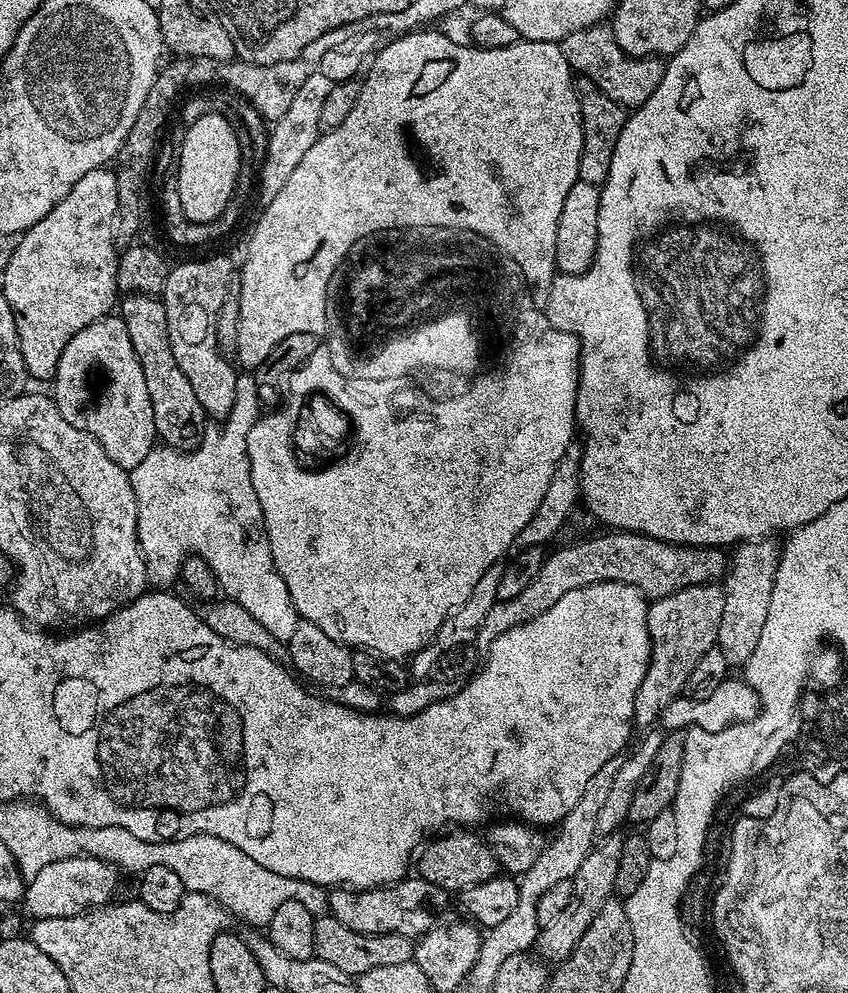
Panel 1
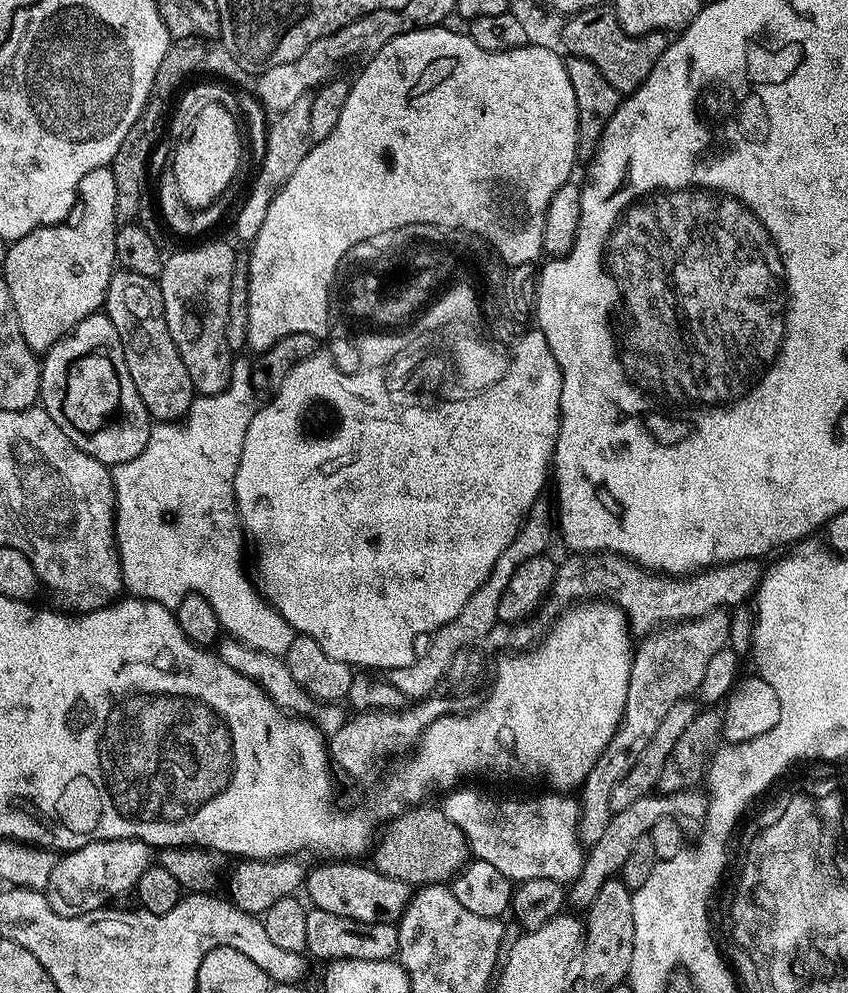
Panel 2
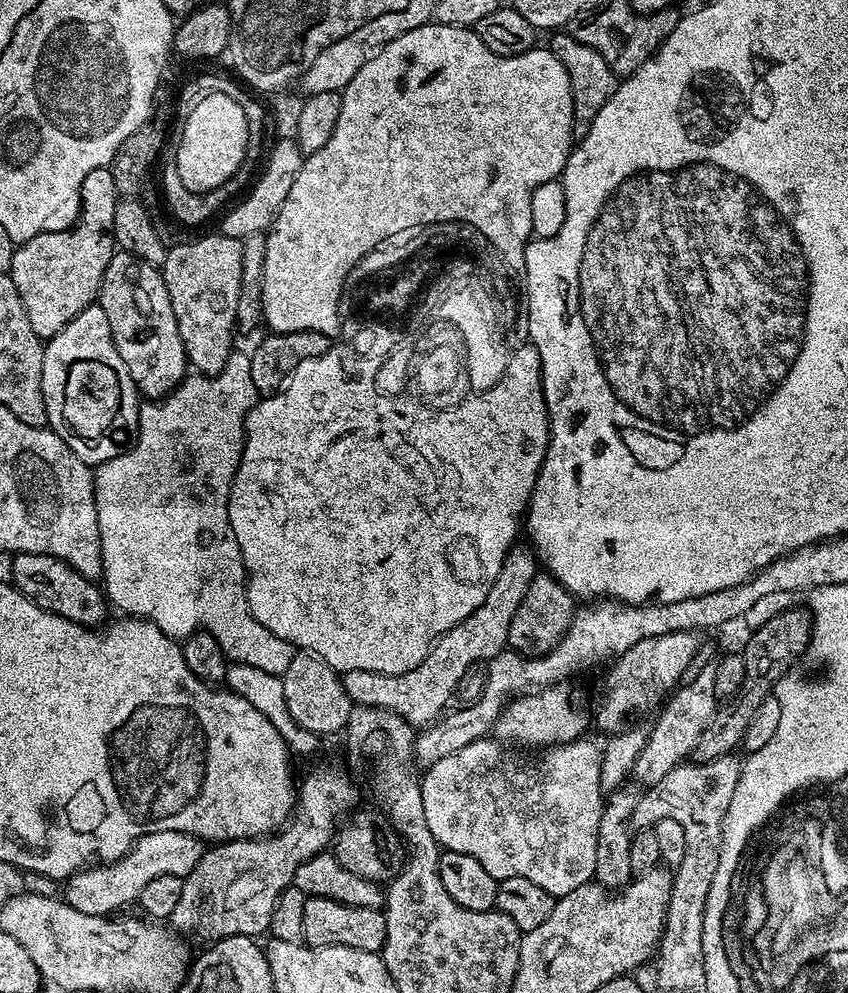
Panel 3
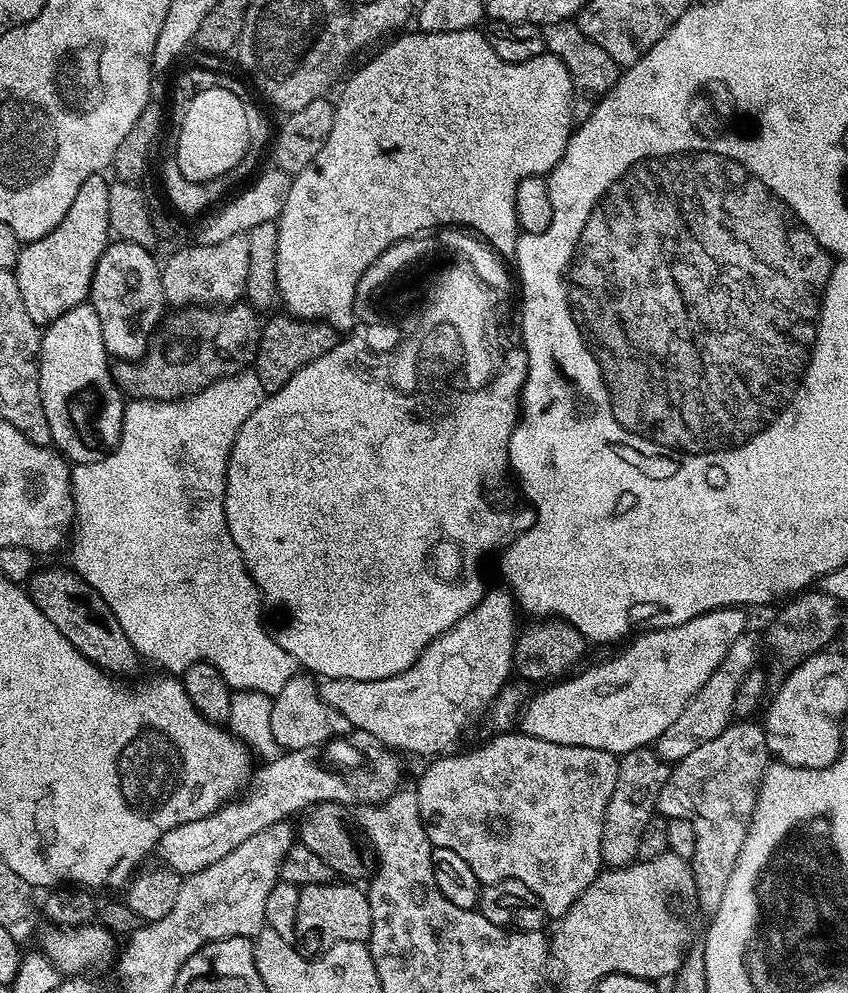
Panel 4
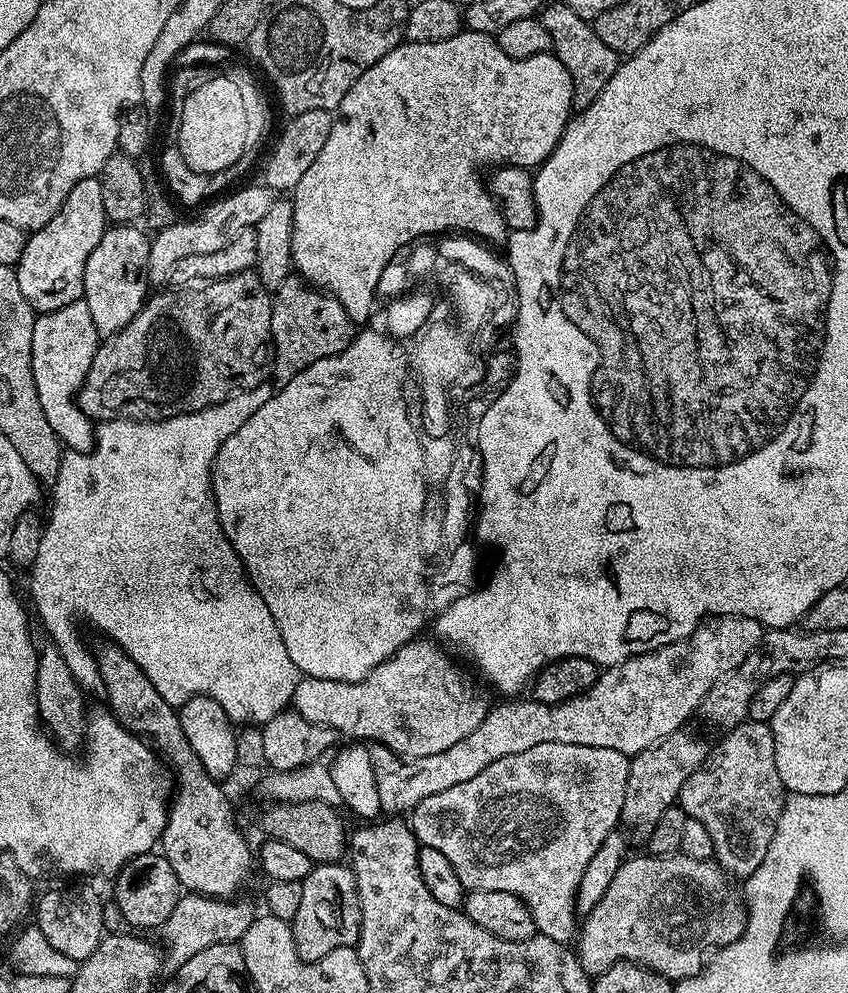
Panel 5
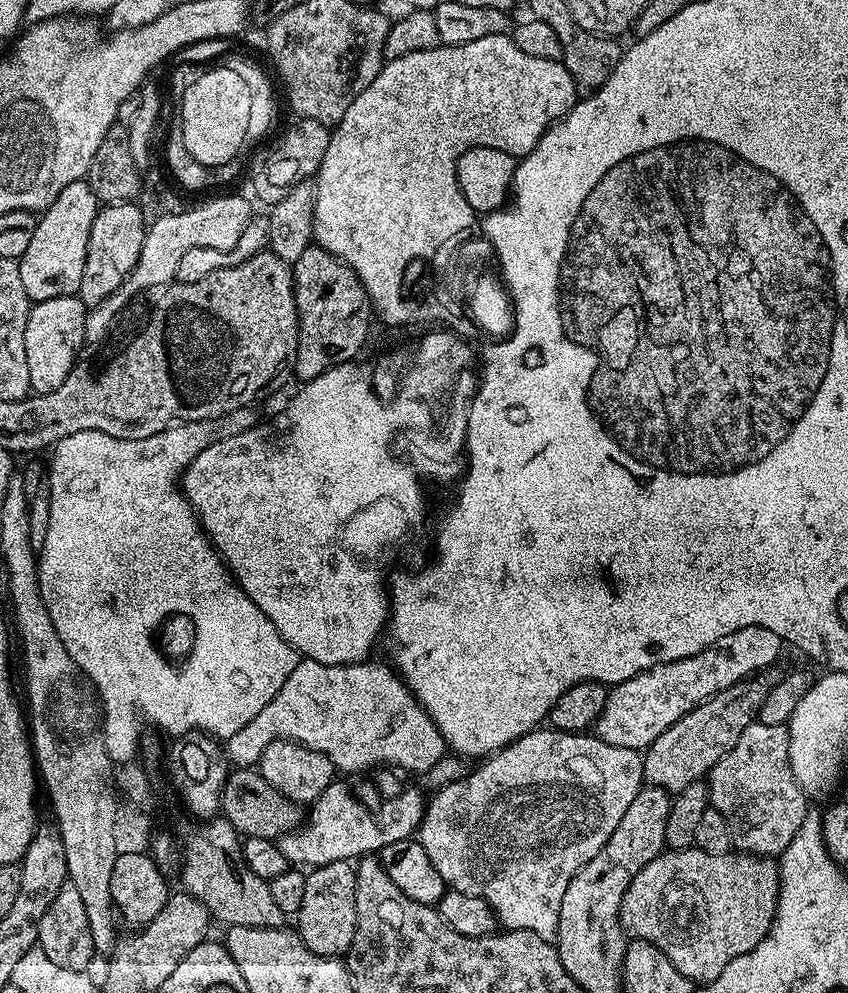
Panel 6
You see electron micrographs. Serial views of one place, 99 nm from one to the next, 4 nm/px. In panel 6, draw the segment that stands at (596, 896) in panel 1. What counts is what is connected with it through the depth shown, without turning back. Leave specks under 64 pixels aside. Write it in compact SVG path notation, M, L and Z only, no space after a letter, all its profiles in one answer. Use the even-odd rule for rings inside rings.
M753 722L746 726L746 730L742 730L742 738L738 738L736 745L708 773L706 783L711 807L722 814L732 835L732 848L740 854L779 857L786 850L786 846L790 846L794 834L798 834L802 822L810 814L809 797L804 795L790 770L788 730L783 724L766 726Z

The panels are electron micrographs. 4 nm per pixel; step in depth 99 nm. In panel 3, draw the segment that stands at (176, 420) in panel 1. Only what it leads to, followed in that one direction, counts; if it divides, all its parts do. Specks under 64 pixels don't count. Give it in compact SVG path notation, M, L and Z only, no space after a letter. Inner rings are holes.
M113 251L110 266L106 266L106 274L102 274L98 303L106 310L114 346L122 362L126 362L137 393L145 401L169 396L184 380L189 362L178 334L178 322L174 318L174 306L170 306L163 271L155 264L142 262L142 258L134 254Z

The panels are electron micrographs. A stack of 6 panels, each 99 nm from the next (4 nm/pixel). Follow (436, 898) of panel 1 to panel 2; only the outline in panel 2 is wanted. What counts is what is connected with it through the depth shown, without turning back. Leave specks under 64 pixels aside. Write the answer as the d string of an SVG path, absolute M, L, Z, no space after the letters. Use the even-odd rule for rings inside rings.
M329 859L320 862L317 868L309 867L302 885L307 903L314 908L326 910L329 914L338 914L342 918L354 918L358 922L386 922L396 924L406 910L413 889L398 878L383 876L378 869L364 862L351 859Z

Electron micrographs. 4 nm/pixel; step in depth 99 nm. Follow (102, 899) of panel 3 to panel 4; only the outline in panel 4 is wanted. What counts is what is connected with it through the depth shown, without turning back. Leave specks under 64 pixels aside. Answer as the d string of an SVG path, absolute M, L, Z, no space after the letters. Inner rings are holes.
M303 748L293 752L284 750L261 763L254 774L254 787L247 794L229 801L213 816L179 824L163 832L158 845L158 853L164 859L161 861L183 878L198 870L206 870L206 866L214 866L218 858L226 858L226 854L230 854L234 846L246 842L250 834L258 834L258 830L287 821L292 818L288 816L295 812L303 813L314 804L350 803L352 790L362 790L360 776L345 776L332 768L331 762L323 760L320 754L320 748Z

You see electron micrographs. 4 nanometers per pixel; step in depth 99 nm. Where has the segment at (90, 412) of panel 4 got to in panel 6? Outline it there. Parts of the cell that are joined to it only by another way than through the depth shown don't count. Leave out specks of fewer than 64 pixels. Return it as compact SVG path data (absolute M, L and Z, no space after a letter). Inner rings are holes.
M63 296L62 298L50 298L33 303L28 309L28 321L26 322L26 366L30 366L30 382L32 383L32 392L39 394L41 392L52 392L70 374L70 370L76 367L80 352L80 347L85 347L86 341L84 331L86 330L86 318L89 309L79 298L75 296Z

